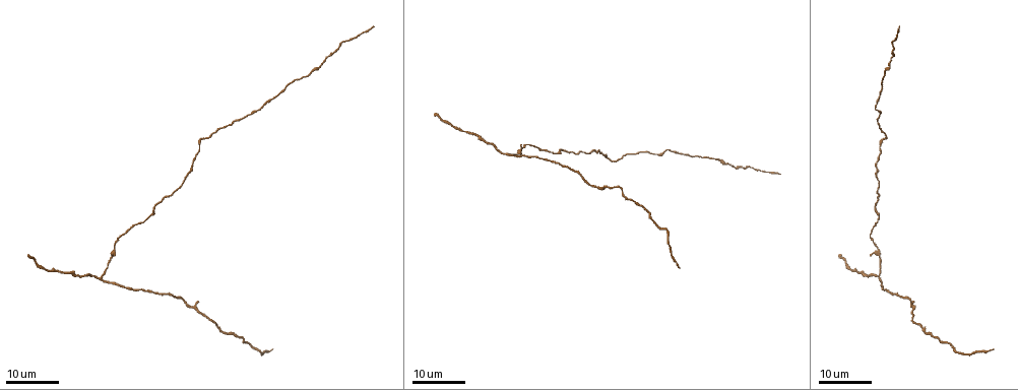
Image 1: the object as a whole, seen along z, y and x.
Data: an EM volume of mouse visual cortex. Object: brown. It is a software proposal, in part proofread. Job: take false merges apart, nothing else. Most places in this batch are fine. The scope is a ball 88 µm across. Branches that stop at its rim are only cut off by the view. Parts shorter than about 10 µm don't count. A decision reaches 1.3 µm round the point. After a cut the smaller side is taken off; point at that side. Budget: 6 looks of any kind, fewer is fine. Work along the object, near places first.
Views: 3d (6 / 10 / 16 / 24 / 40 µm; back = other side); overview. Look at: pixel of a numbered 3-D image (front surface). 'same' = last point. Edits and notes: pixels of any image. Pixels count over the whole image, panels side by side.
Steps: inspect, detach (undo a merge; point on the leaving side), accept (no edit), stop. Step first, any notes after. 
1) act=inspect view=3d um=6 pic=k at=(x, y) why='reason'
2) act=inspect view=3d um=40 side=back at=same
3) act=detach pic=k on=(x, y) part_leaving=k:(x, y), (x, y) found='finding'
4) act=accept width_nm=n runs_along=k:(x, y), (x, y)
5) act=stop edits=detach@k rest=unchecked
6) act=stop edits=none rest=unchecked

act=inspect view=3d um=16 pic=1 at=(263, 106)

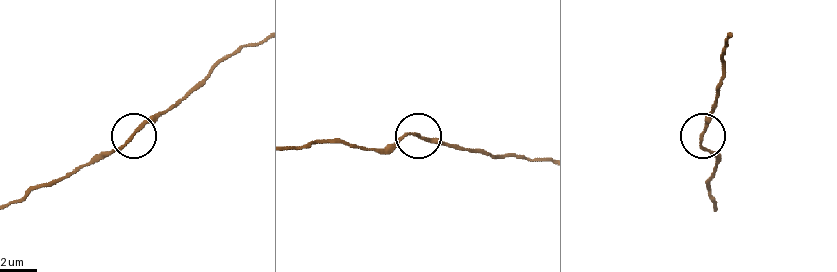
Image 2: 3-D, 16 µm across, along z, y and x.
act=inspect view=3d um=10 pic=2 at=(421, 136)

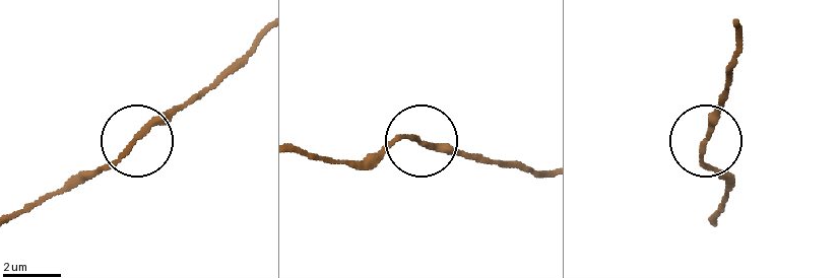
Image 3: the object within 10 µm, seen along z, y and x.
act=inspect view=3d um=10 side=back pic=3 at=(135, 140) why='other side'

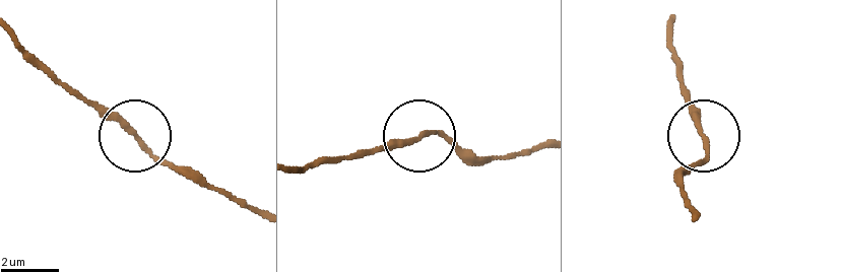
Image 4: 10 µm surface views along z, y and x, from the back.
act=accept runs_along=4:(695, 218), (679, 182), (706, 143), (690, 94) found='one neuron here'

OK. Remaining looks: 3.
act=inspect view=3d um=16 pic=1 at=(727, 165) why='calibre changes'

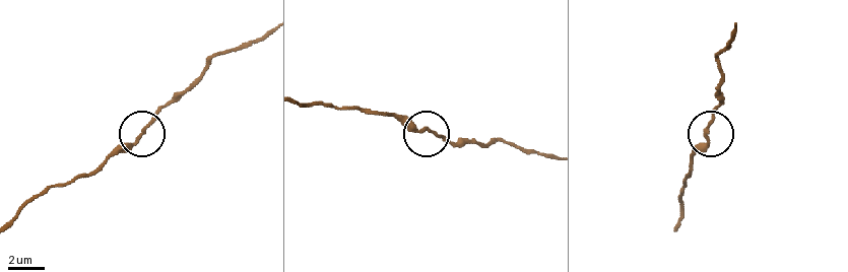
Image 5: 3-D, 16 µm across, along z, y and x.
act=inspect view=3d um=6 pic=5 at=(138, 137) why='zoom in'

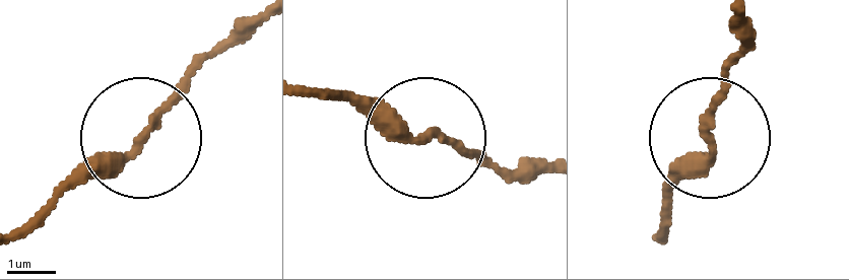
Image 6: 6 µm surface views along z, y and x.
act=accept width_nm=260 runs_along=6:(21, 234), (118, 161), (248, 20) found='continuous, no second neuron'

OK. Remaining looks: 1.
act=stop edits=none rest=unchecked

